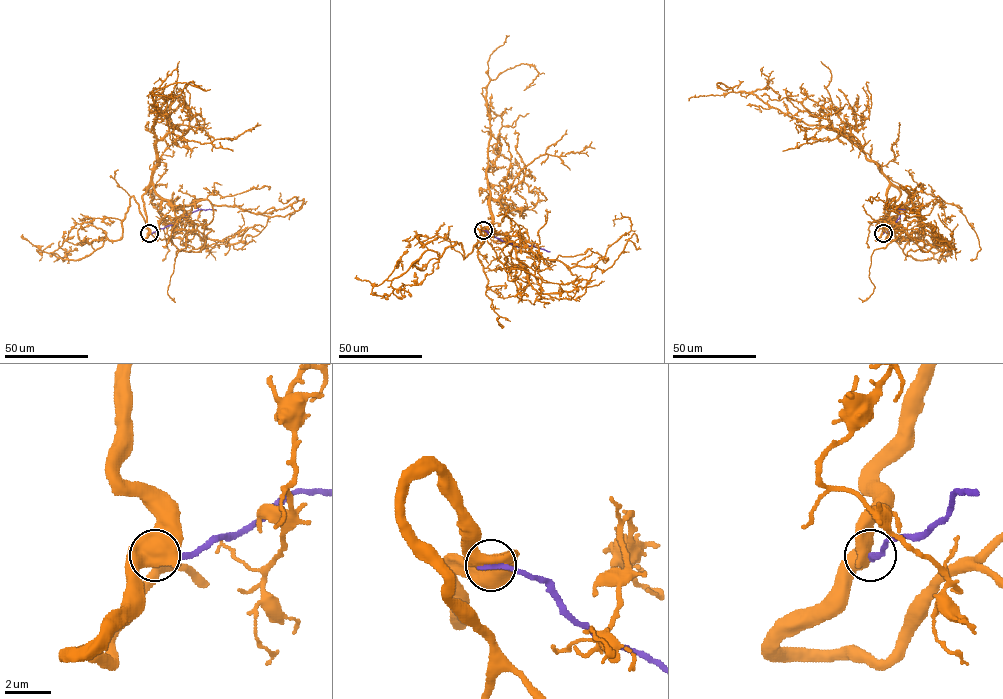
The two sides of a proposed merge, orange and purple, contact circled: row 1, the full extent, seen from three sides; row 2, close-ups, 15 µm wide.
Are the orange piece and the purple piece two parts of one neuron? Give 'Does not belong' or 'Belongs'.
Does not belong

